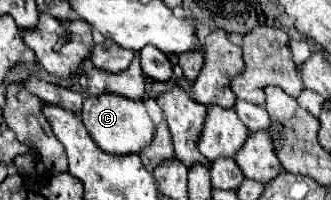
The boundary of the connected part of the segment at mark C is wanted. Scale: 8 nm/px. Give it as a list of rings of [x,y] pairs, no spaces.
[[[100,94],[100,96],[86,96],[84,108],[80,114],[88,134],[92,140],[108,154],[114,156],[126,156],[126,154],[140,154],[148,142],[154,138],[154,124],[146,112],[144,102],[140,100],[128,100],[124,96],[116,94]]]

